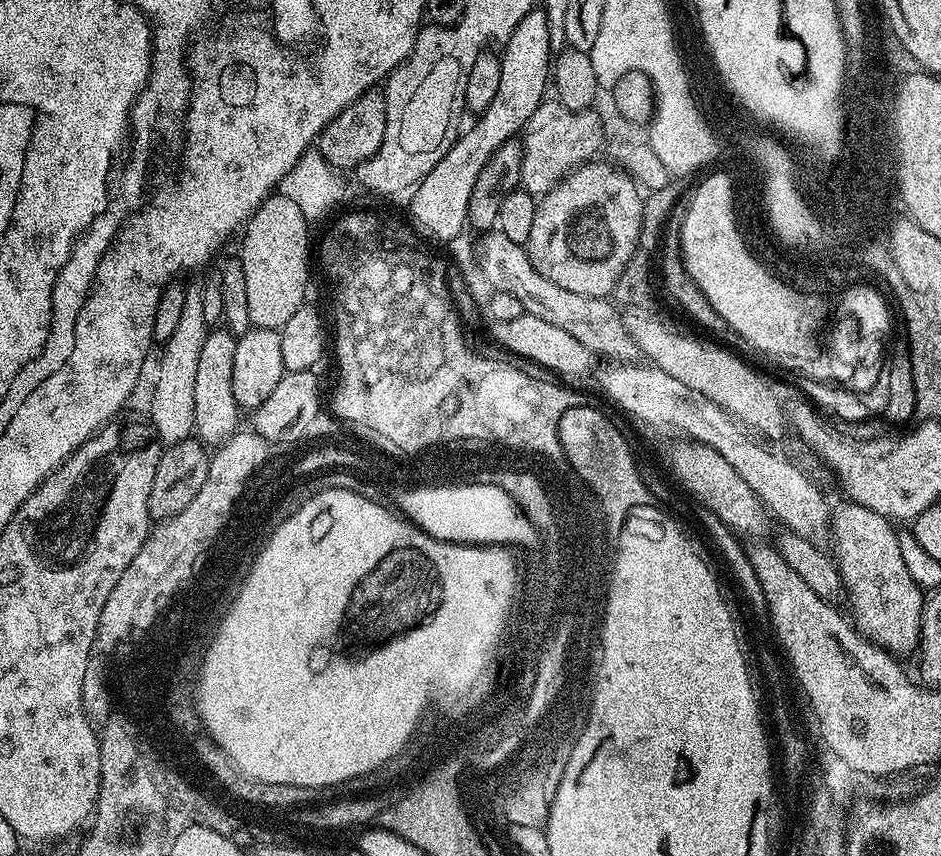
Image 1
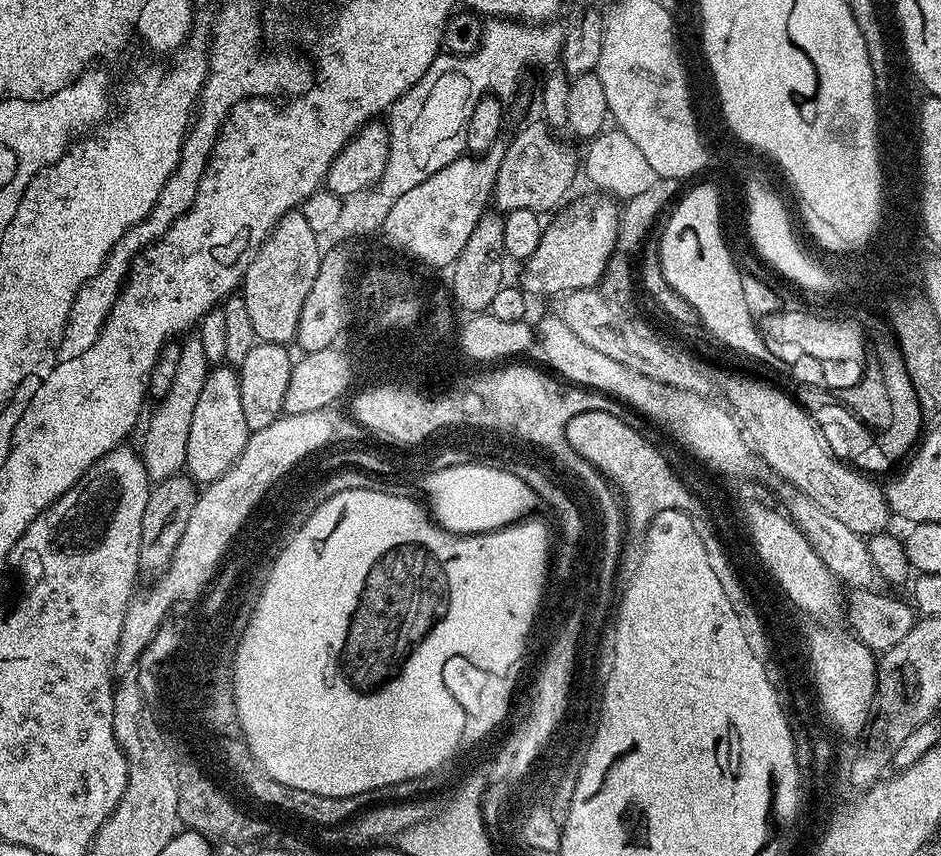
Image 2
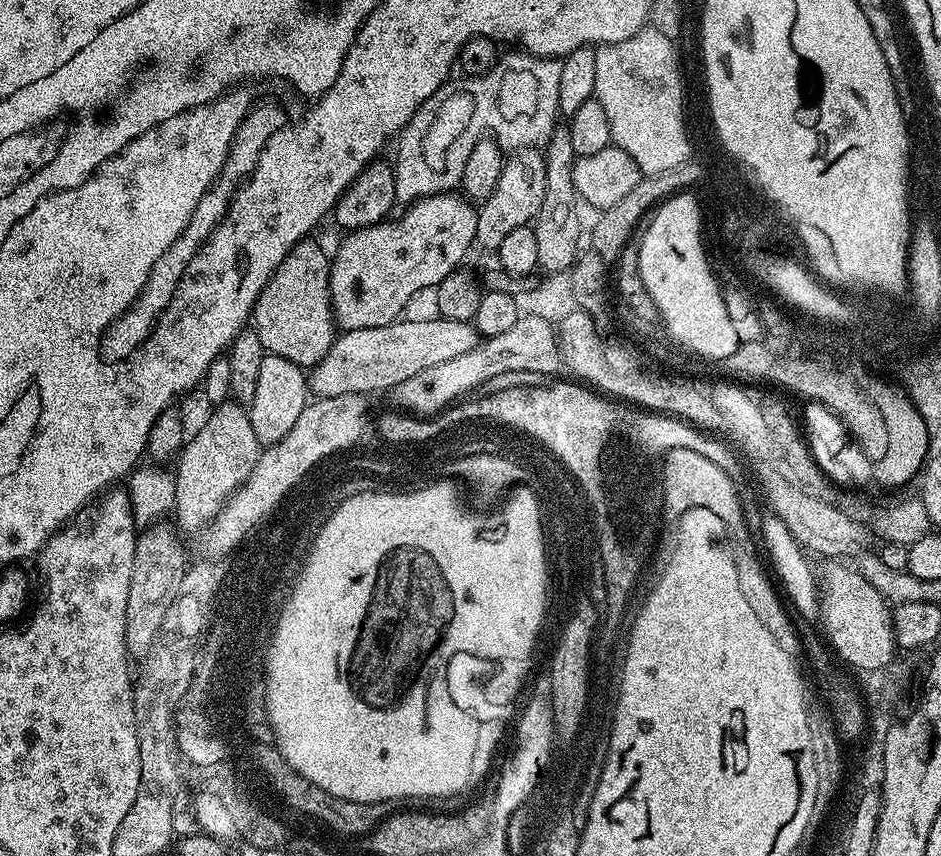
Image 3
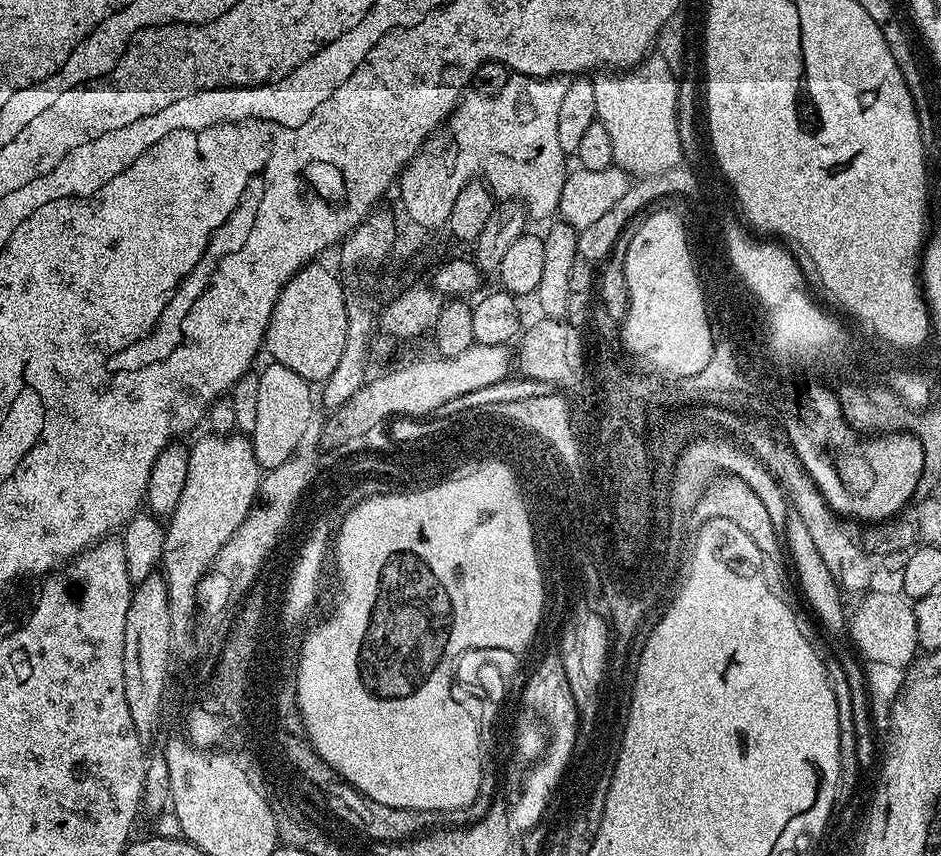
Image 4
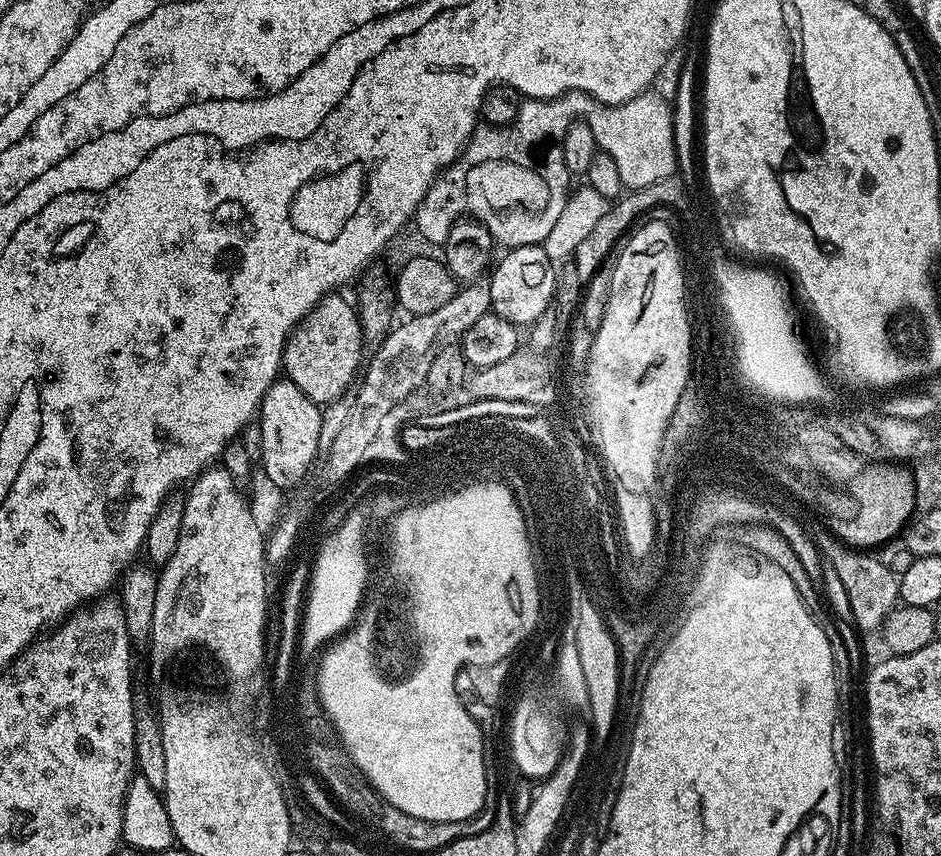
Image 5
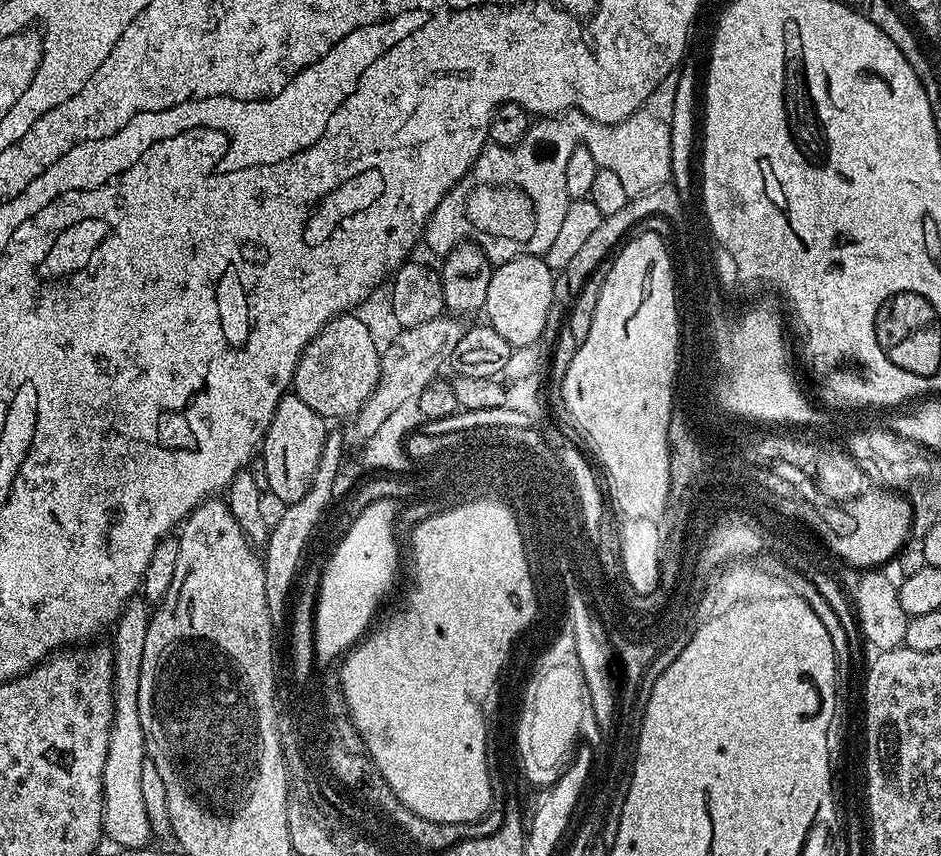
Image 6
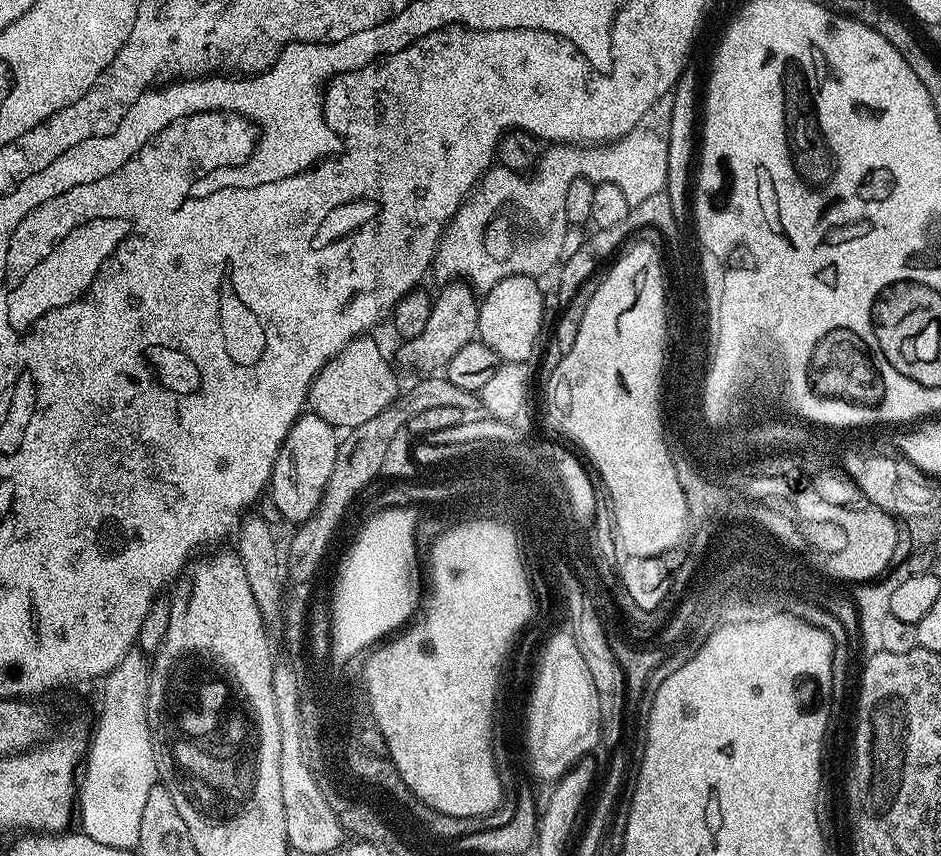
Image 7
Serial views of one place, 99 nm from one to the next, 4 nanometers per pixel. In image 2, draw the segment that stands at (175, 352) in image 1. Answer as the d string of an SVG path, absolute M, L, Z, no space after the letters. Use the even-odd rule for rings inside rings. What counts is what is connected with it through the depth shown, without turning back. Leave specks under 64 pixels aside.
M189 335L180 344L180 350L181 356L178 358L173 386L168 394L158 400L157 408L149 414L148 429L144 432L142 459L148 471L148 479L152 482L177 475L184 468L186 442L190 438L190 418L194 418L194 405L198 402L198 394L202 394L204 379L210 371L206 350L202 346L199 335Z

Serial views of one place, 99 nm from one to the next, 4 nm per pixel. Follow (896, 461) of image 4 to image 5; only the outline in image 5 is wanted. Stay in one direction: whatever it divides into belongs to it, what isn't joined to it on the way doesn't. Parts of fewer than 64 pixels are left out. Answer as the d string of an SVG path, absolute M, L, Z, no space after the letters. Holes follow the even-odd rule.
M872 462L853 486L860 496L860 512L852 512L852 532L844 532L844 543L861 550L876 550L879 544L901 535L917 511L915 490L917 473L900 462Z

